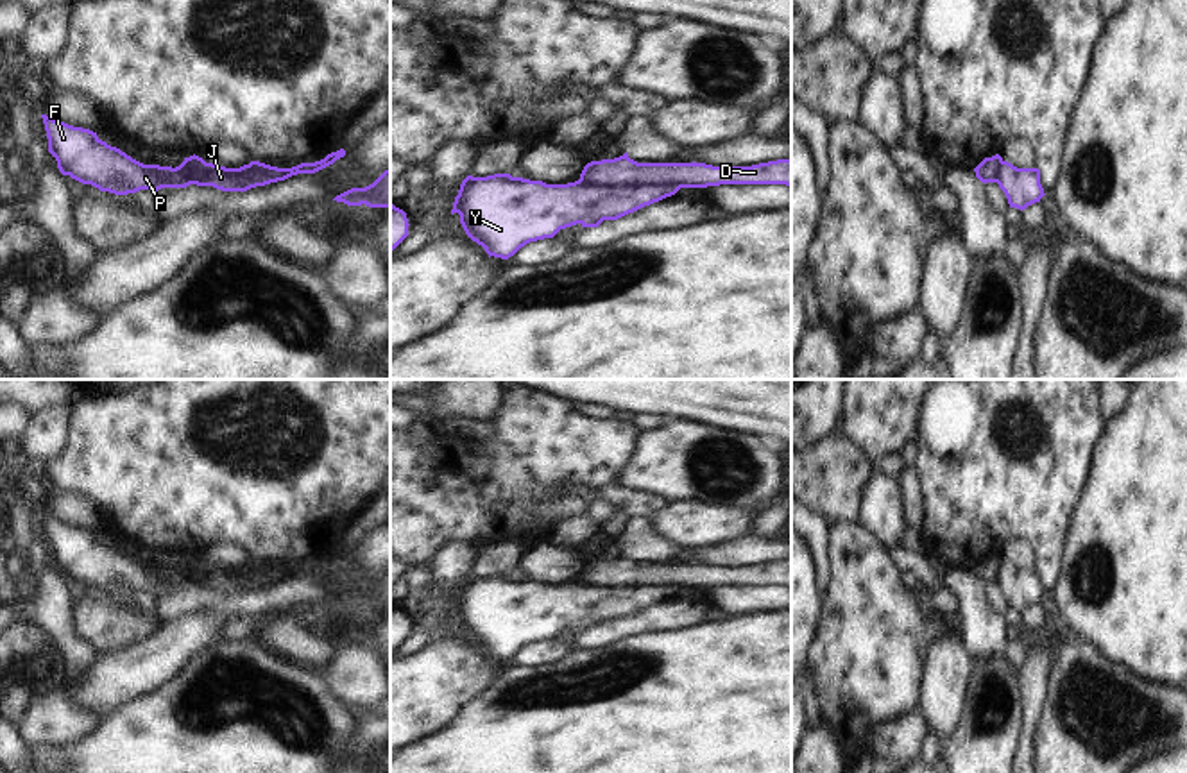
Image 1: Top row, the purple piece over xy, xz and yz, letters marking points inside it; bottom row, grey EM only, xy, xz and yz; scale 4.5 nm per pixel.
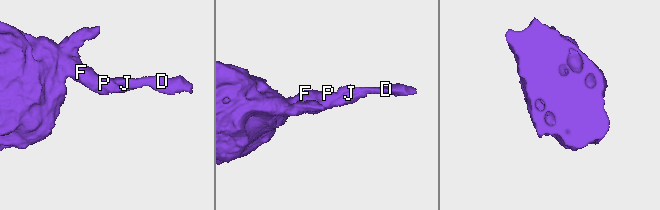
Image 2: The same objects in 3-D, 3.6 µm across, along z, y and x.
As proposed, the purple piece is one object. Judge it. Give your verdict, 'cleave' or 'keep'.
cleave

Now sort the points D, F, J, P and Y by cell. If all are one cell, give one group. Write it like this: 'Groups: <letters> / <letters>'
Groups: D J / F P Y

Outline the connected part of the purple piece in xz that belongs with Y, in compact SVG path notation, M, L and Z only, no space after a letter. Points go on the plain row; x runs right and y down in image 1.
M494 574L467 576L453 603L465 635L494 658L508 660L530 642L553 639L560 630L580 624L598 628L645 607L675 596L679 585L639 585L609 589L584 585L546 585Z

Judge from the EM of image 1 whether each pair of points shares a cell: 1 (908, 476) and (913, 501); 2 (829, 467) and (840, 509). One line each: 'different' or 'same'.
1: same
2: same

